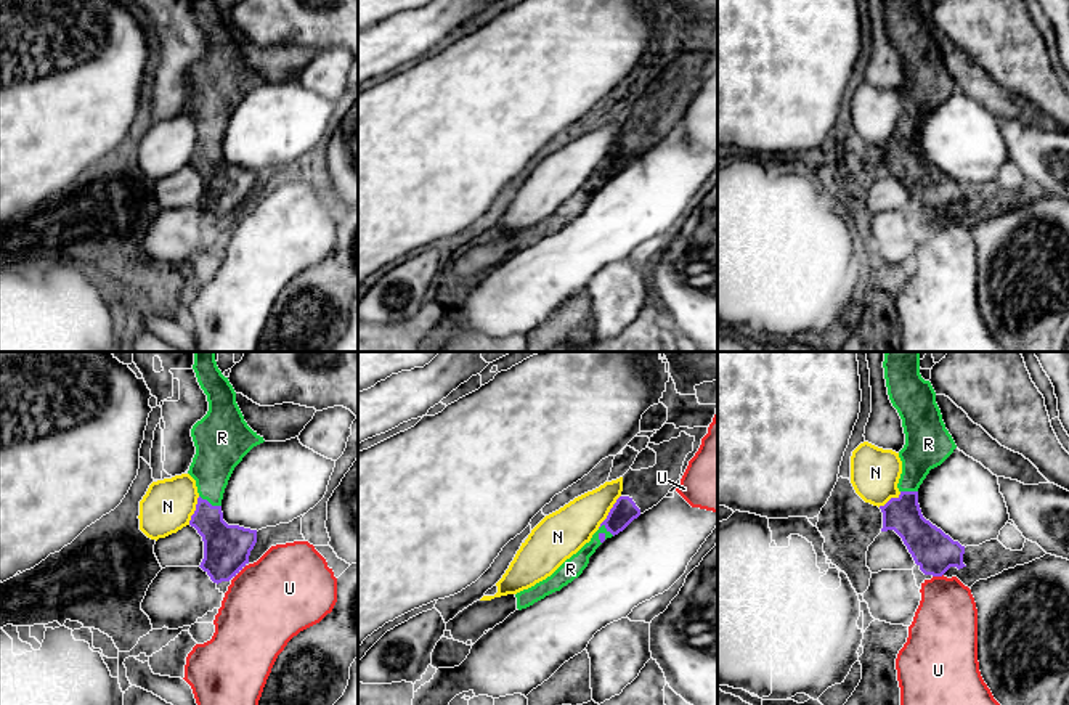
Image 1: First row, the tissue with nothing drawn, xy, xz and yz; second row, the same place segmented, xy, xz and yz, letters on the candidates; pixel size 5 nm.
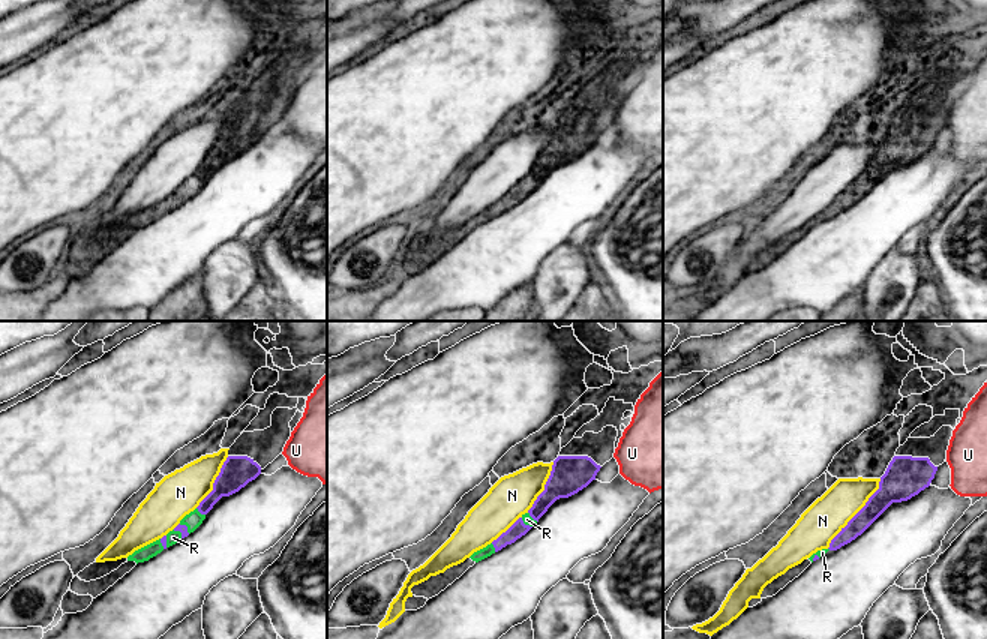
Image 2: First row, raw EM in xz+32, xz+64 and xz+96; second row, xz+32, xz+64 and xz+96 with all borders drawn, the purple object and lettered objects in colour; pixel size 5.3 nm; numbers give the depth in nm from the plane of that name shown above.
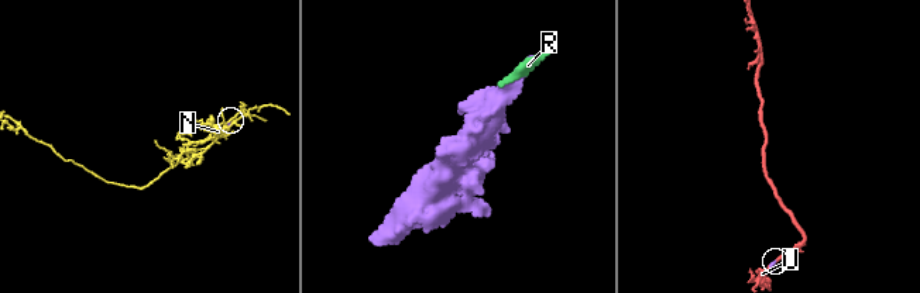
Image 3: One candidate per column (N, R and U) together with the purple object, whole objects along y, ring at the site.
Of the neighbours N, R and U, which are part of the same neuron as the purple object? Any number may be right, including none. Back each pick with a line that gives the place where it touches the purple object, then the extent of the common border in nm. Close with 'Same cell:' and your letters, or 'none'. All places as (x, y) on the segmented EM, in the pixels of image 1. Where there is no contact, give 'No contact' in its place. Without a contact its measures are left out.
R: Touches purple at xz (601, 533). Shared border 110 nm
Same cell: R

